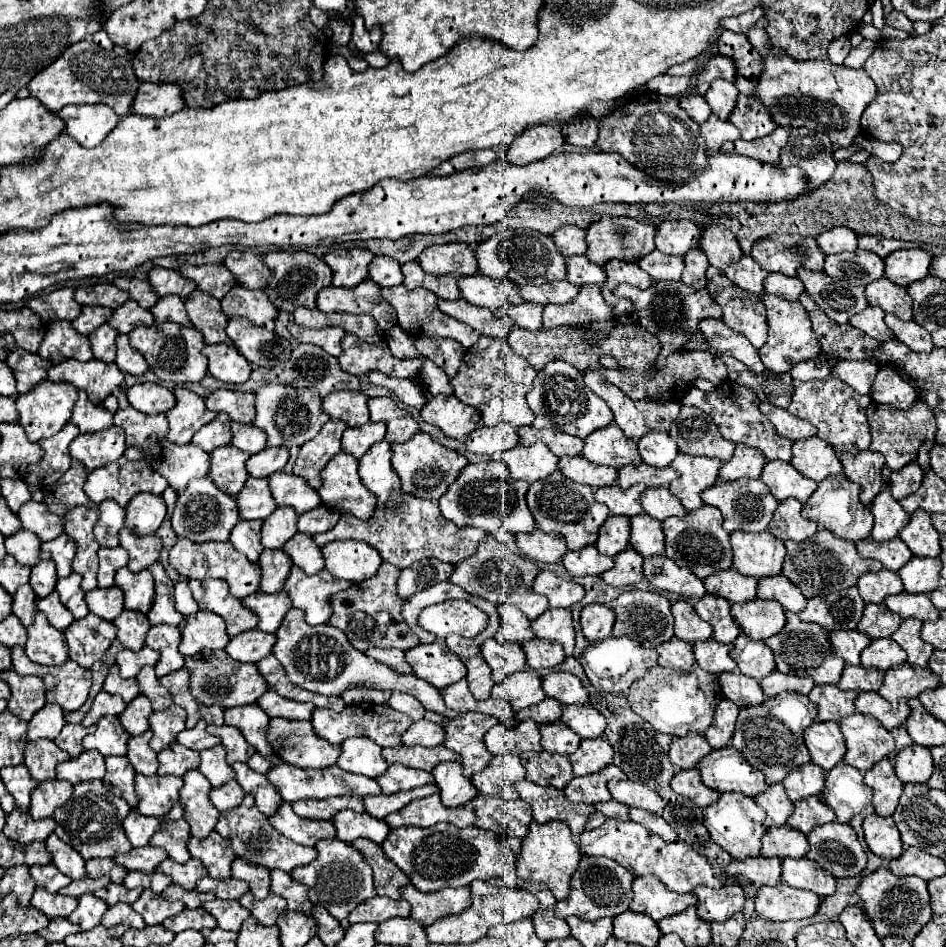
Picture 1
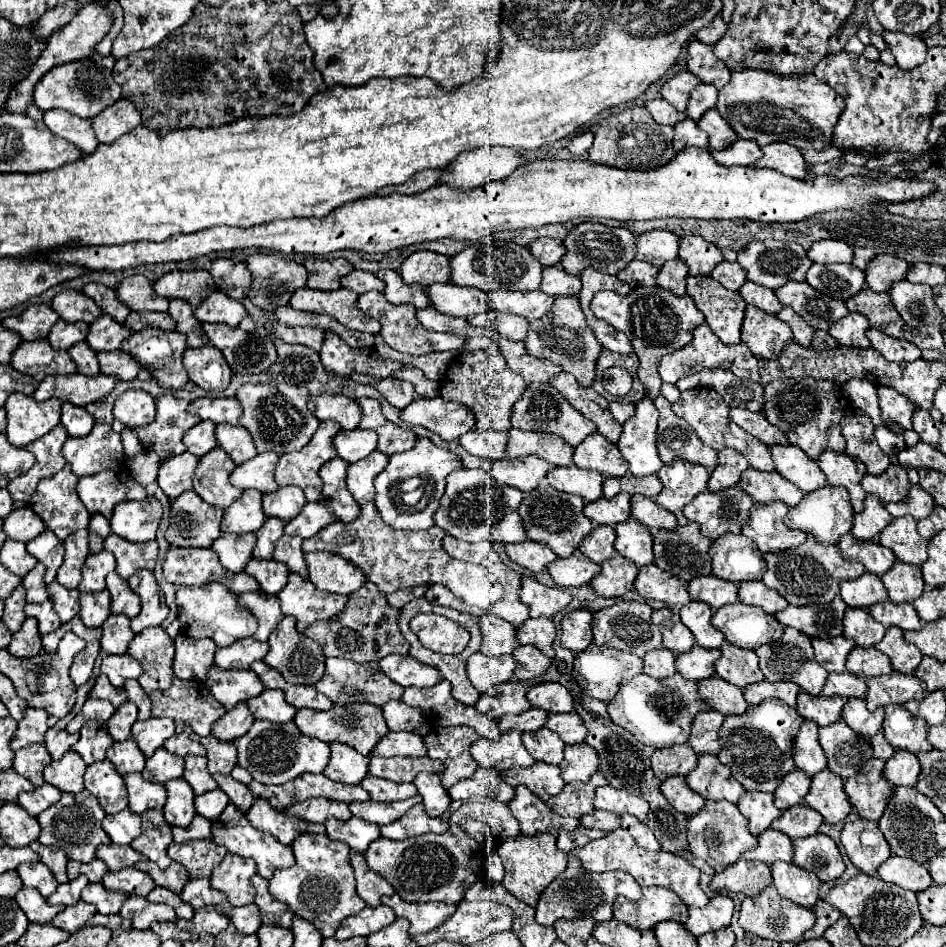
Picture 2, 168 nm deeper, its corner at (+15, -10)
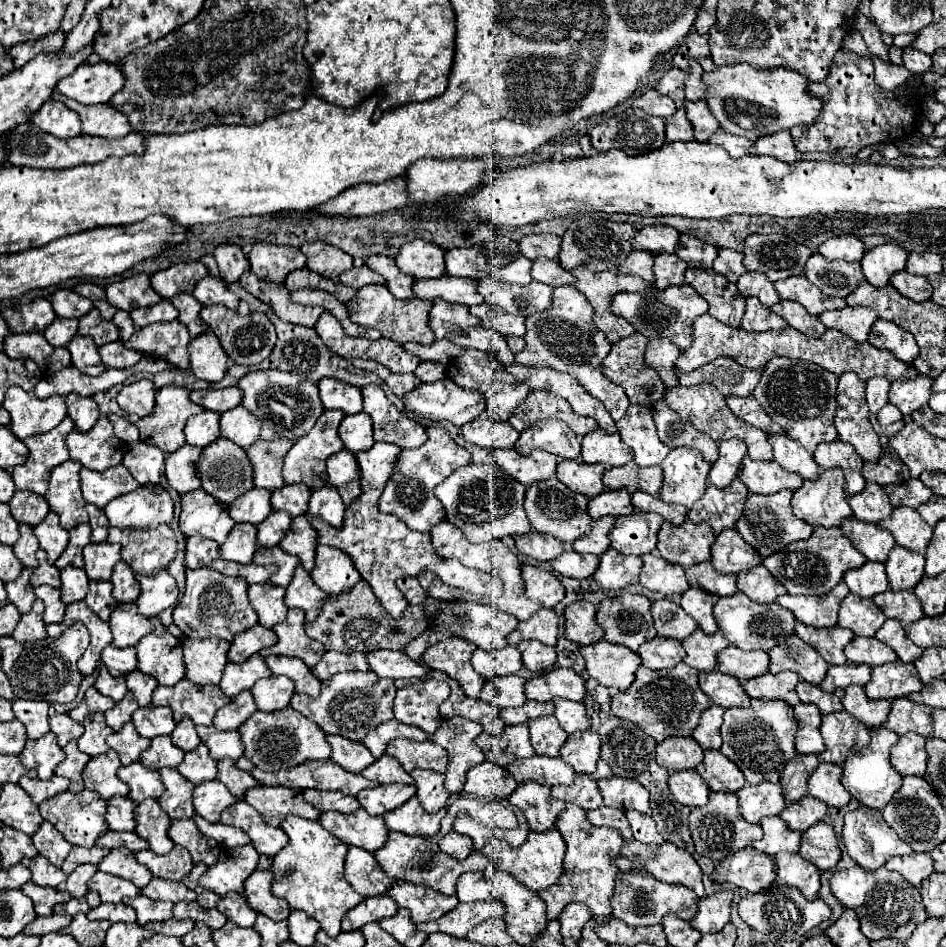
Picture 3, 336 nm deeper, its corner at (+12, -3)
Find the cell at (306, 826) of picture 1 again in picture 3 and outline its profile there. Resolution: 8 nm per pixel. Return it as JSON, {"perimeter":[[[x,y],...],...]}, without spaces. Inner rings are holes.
{"perimeter":[[[255,786],[245,792],[243,800],[251,804],[271,826],[281,826],[281,822],[289,814],[309,820],[319,818],[319,810],[311,808],[311,804],[303,800],[303,790],[293,790],[285,786]]]}

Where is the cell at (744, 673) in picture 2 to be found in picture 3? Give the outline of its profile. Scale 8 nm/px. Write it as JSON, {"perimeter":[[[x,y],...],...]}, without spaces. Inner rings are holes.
{"perimeter":[[[727,646],[725,650],[719,650],[717,670],[735,676],[737,680],[751,680],[769,670],[769,656],[765,650],[745,652],[735,646]]]}

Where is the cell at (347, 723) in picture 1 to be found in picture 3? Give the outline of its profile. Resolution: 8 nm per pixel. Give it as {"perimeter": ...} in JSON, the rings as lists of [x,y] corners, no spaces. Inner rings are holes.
{"perimeter":[[[343,672],[325,680],[317,698],[295,692],[291,698],[291,708],[315,720],[325,734],[339,734],[349,740],[361,742],[369,728],[375,728],[393,718],[395,692],[397,690],[393,686],[393,680],[383,680],[373,672]]]}

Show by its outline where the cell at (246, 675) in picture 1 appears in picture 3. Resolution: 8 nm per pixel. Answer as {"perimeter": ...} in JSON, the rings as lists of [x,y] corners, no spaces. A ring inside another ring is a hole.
{"perimeter":[[[255,654],[241,664],[229,662],[223,670],[223,678],[221,678],[219,686],[227,696],[235,698],[239,692],[253,688],[253,684],[259,678],[267,678],[267,676],[271,676],[269,666],[265,664],[265,660],[259,654]]]}

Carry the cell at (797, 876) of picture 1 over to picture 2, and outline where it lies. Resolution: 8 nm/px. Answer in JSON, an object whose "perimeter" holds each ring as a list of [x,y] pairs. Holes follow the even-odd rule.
{"perimeter":[[[774,863],[772,865],[772,883],[778,893],[800,905],[800,907],[814,907],[818,901],[818,885],[820,881],[810,871],[796,867],[794,863]]]}

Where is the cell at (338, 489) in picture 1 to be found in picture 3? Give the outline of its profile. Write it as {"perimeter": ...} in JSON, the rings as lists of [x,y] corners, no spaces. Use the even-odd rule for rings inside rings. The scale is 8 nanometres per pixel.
{"perimeter":[[[341,450],[327,458],[327,478],[329,484],[339,490],[345,504],[351,504],[351,500],[355,500],[361,492],[359,464],[349,450]]]}

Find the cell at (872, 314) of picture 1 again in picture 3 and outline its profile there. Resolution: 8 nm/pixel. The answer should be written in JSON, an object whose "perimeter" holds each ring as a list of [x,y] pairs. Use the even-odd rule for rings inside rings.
{"perimeter":[[[845,306],[843,310],[829,310],[817,316],[827,328],[835,328],[849,338],[861,342],[867,340],[867,334],[875,320],[879,318],[871,308],[851,308]]]}

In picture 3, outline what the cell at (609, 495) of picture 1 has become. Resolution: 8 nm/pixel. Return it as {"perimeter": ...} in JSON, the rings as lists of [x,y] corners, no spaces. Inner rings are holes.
{"perimeter":[[[625,488],[619,490],[603,490],[595,498],[589,500],[589,516],[593,520],[601,516],[625,516],[633,512],[633,504],[629,492]]]}

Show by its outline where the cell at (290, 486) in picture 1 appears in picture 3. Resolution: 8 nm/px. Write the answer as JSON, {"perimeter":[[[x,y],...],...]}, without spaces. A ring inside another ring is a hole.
{"perimeter":[[[291,484],[283,486],[273,492],[271,506],[273,510],[285,510],[291,514],[291,518],[307,514],[307,502],[309,502],[311,490],[303,484]]]}

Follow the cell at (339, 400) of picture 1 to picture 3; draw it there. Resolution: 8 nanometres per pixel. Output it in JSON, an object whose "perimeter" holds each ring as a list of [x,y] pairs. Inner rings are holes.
{"perimeter":[[[321,378],[317,382],[321,402],[327,410],[343,410],[345,414],[359,414],[363,410],[363,396],[361,388],[339,382],[335,378]]]}

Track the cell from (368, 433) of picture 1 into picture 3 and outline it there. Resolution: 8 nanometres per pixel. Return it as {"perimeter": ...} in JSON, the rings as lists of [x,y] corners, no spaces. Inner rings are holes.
{"perimeter":[[[365,412],[347,414],[343,418],[343,422],[339,424],[339,436],[341,436],[345,448],[351,450],[353,454],[369,450],[375,444],[371,418]]]}

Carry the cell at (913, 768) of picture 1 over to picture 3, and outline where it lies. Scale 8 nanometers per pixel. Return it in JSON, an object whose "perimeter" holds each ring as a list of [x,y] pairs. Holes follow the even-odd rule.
{"perimeter":[[[915,732],[901,736],[899,742],[891,750],[891,760],[893,760],[893,768],[901,776],[907,776],[907,774],[923,776],[925,766],[927,766],[927,752],[925,752],[923,736]]]}

